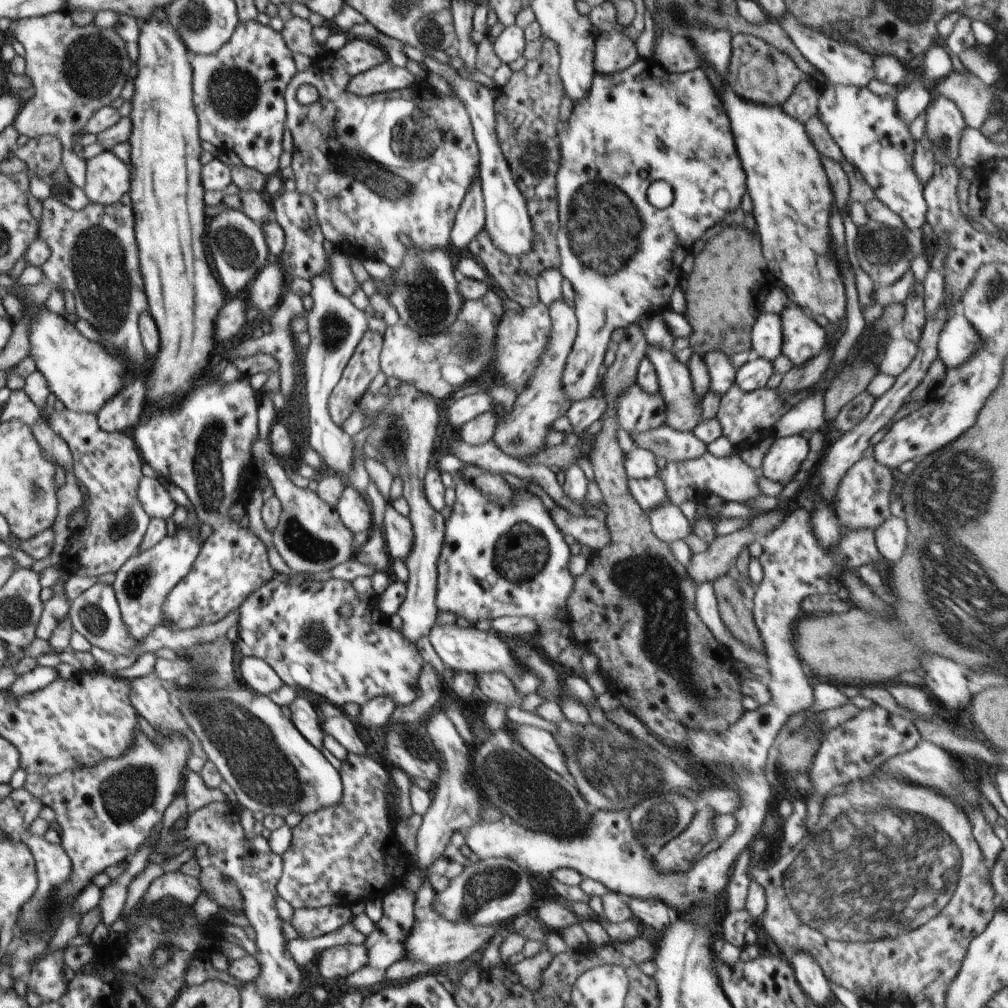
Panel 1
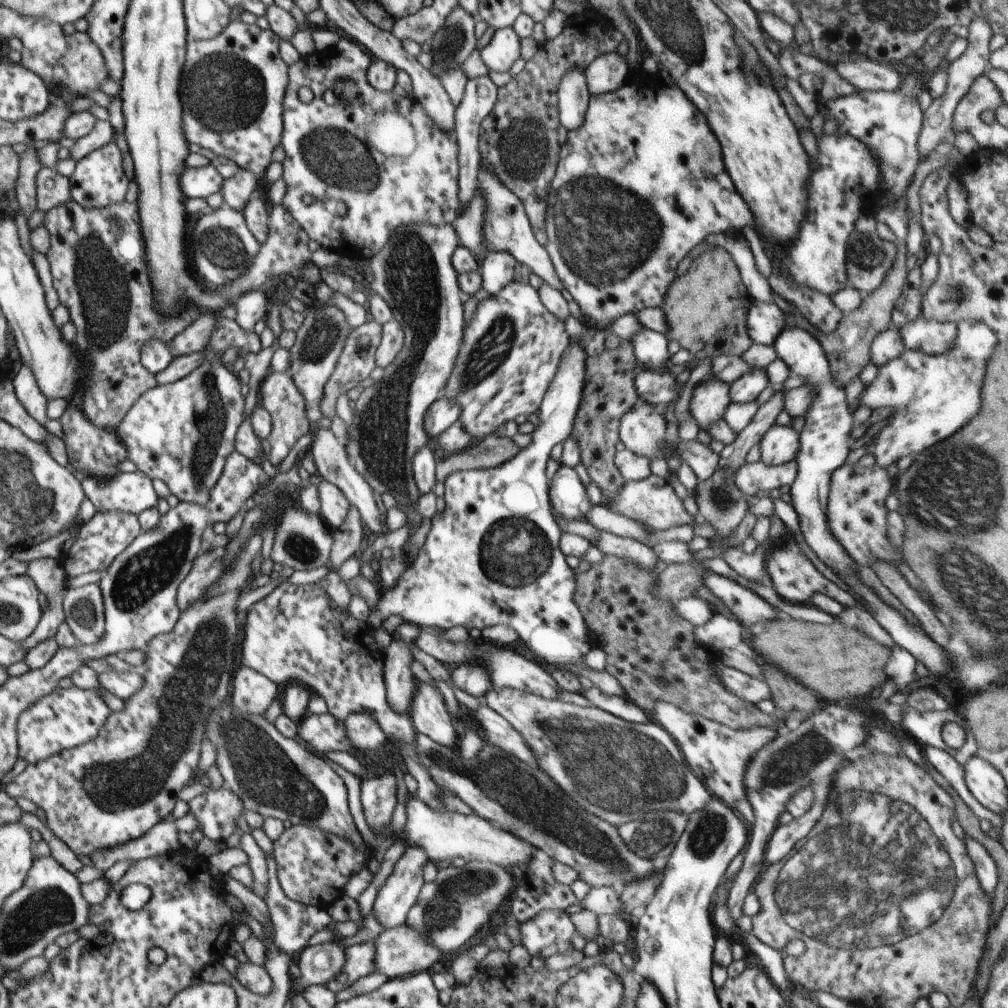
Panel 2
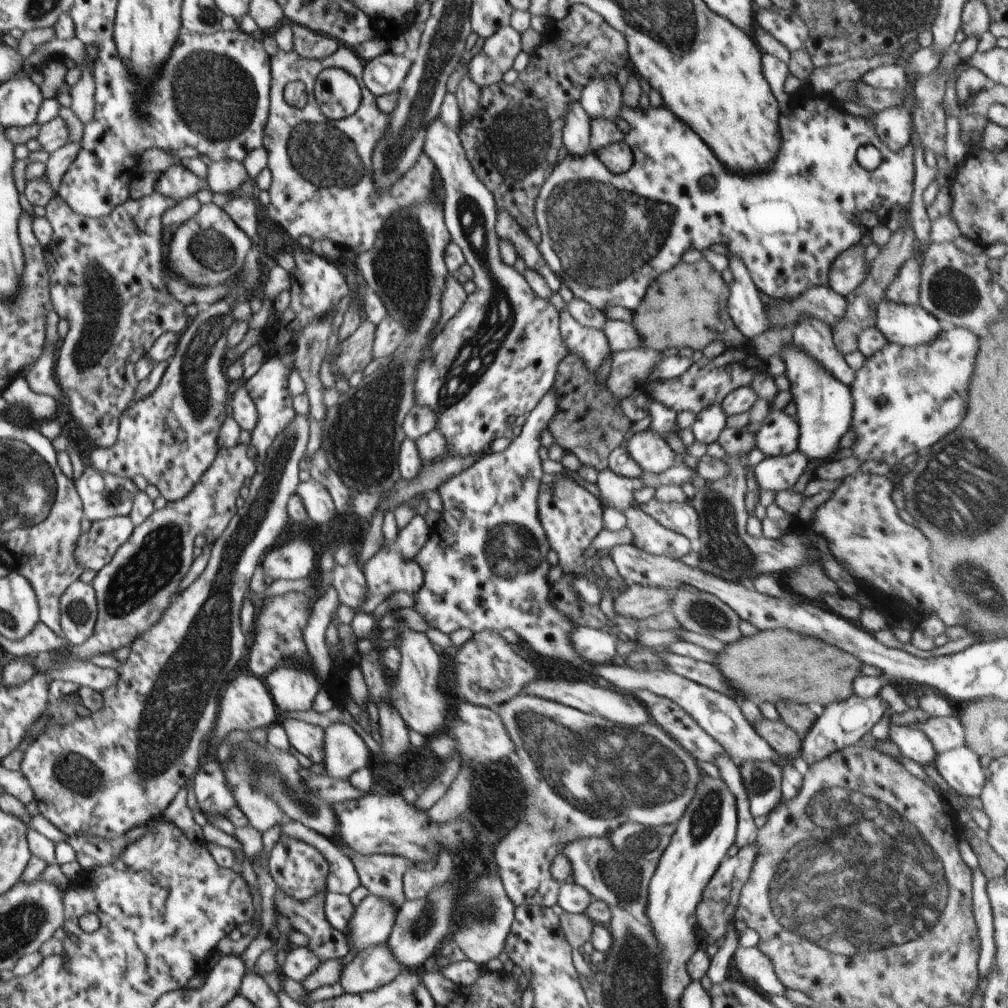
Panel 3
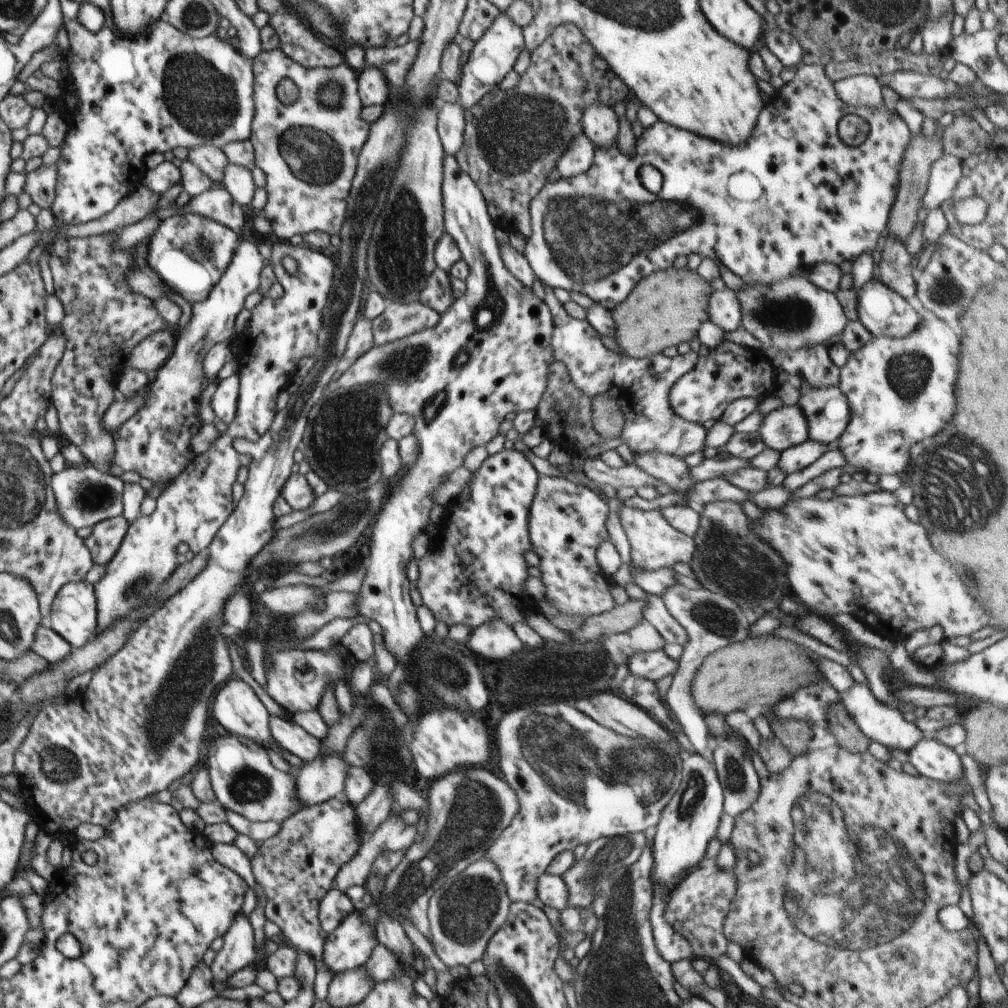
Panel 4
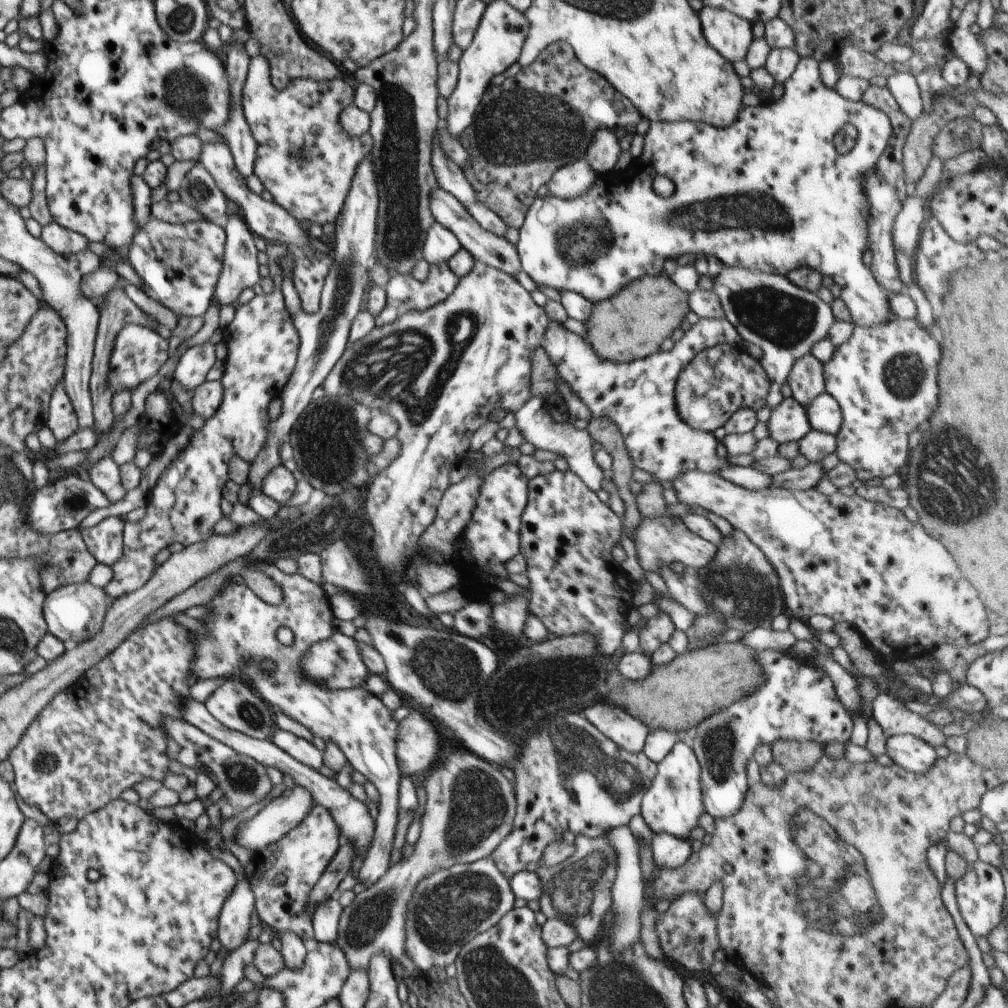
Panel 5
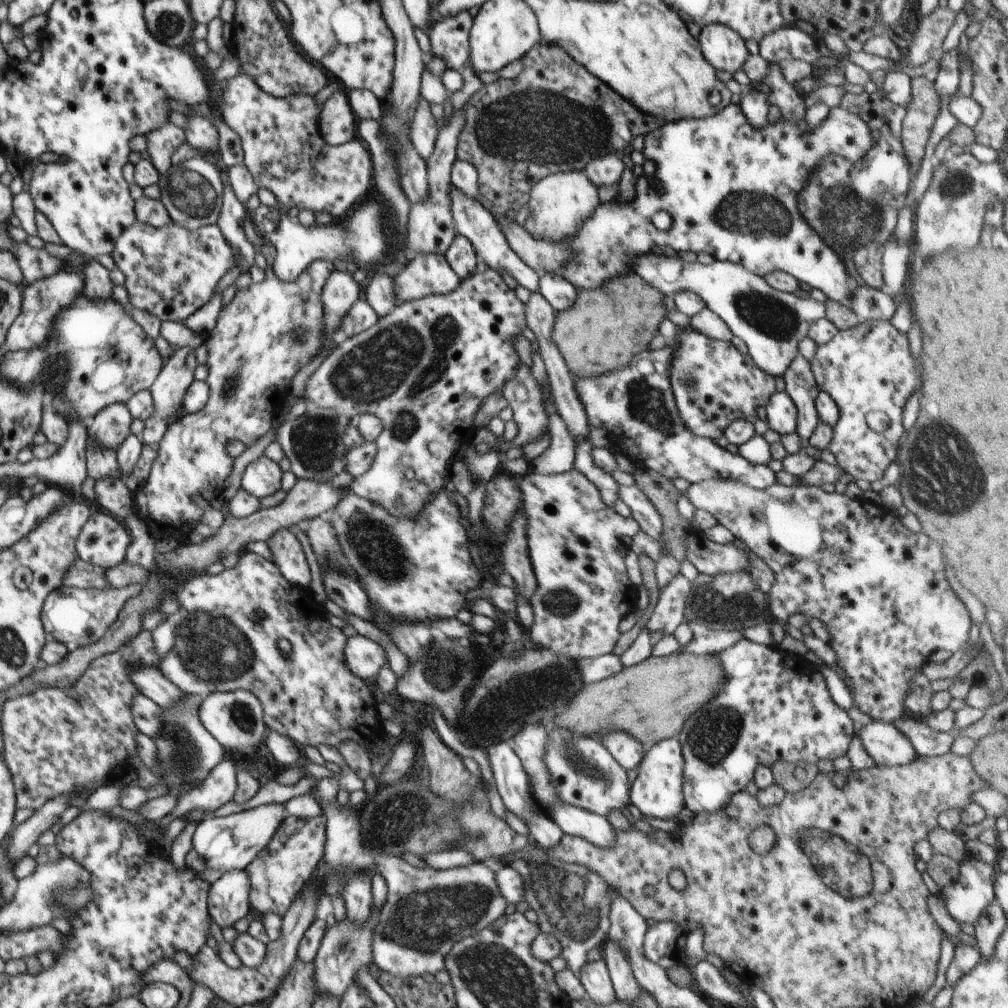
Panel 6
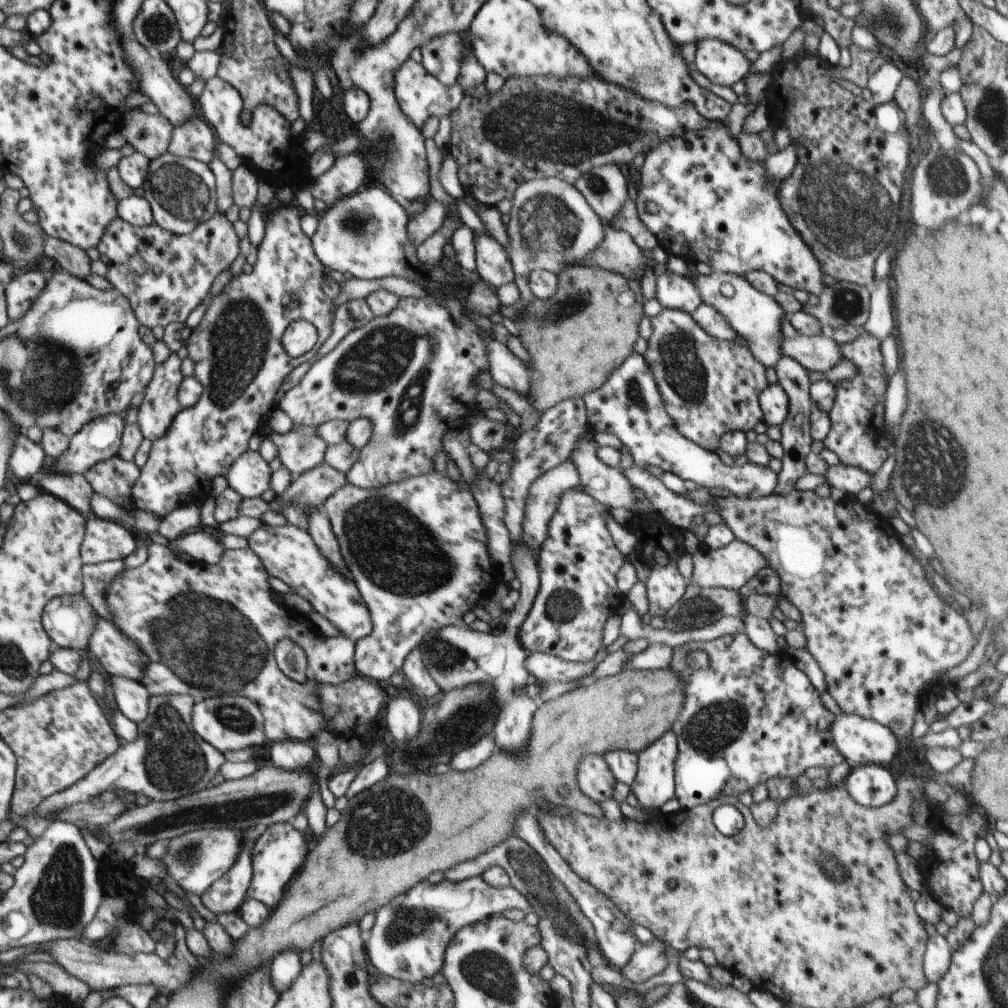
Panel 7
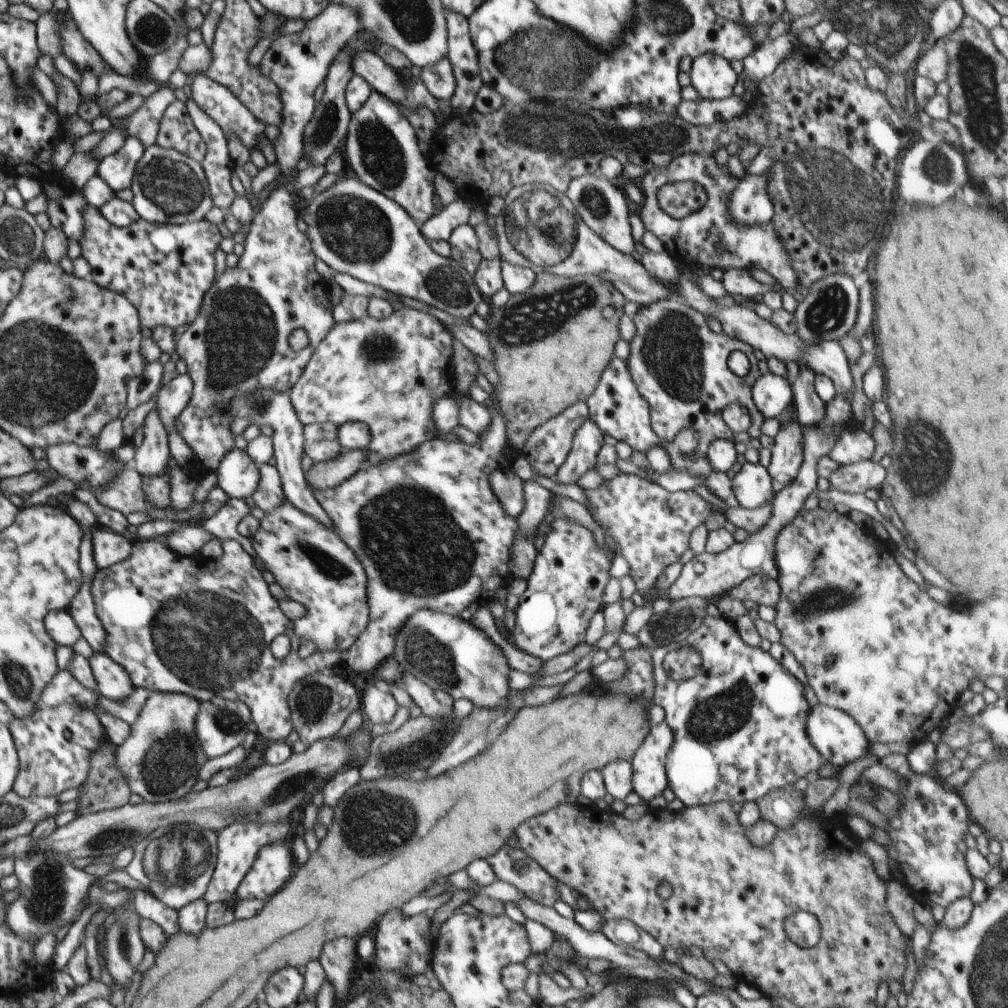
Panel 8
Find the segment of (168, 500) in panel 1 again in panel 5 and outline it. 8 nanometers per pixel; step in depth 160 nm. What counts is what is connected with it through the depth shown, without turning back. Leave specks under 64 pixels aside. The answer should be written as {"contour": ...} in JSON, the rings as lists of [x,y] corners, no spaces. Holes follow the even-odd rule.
{"contour":[[[74,473],[64,474],[60,479],[48,482],[32,496],[32,504],[26,512],[26,524],[40,534],[56,535],[58,532],[78,529],[90,512],[106,506],[111,506],[110,500],[90,480],[86,482]]]}

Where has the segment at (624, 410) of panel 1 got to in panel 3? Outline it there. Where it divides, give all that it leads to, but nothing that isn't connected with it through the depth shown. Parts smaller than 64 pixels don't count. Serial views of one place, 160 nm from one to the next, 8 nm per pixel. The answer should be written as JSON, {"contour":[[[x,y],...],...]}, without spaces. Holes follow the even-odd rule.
{"contour":[[[652,429],[636,432],[628,440],[629,455],[643,468],[644,472],[661,473],[676,464],[676,455],[663,436]]]}

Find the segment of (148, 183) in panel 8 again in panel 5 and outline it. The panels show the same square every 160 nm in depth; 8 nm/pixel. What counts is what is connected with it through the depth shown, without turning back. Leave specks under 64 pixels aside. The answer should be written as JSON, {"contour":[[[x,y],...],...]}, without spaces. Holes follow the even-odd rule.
{"contour":[[[196,163],[188,172],[180,192],[185,203],[202,214],[202,220],[226,226],[228,200],[202,164]]]}

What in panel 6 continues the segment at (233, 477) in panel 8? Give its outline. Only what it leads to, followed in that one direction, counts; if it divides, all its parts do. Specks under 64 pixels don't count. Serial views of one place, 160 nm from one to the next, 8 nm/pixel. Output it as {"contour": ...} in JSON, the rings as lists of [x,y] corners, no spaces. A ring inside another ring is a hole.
{"contour":[[[264,455],[247,466],[241,488],[259,499],[273,495],[281,489],[282,474],[278,463]]]}

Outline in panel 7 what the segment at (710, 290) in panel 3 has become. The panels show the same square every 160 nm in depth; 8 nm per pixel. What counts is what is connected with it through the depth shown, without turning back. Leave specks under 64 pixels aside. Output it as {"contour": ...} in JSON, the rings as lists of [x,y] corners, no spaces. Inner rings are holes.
{"contour":[[[570,266],[567,269],[564,268],[557,277],[559,278],[559,287],[557,288],[556,294],[549,299],[534,299],[531,304],[527,307],[527,310],[523,313],[521,318],[516,322],[517,328],[520,330],[521,336],[518,337],[523,342],[523,345],[528,349],[531,354],[532,363],[527,365],[531,372],[531,394],[526,397],[526,400],[535,406],[542,414],[544,411],[553,407],[555,404],[562,402],[564,399],[573,399],[574,397],[583,397],[586,393],[595,391],[600,388],[600,385],[604,384],[604,381],[611,375],[611,372],[618,368],[632,353],[633,348],[638,340],[638,324],[644,315],[644,294],[642,293],[642,287],[640,282],[634,279],[626,279],[621,274],[606,270],[606,269],[595,269],[592,267],[584,266]]]}

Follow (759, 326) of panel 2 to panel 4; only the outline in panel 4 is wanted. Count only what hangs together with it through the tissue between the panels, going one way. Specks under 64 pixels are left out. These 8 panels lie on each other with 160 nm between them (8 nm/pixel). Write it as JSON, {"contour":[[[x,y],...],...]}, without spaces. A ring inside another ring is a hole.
{"contour":[[[726,287],[723,291],[714,291],[709,298],[709,320],[726,332],[741,326],[741,304],[737,292]]]}

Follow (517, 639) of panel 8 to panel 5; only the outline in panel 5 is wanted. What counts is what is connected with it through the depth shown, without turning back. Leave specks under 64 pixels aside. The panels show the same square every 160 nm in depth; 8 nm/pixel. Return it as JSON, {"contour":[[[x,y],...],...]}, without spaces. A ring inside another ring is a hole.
{"contour":[[[556,469],[554,472],[550,472],[550,474],[536,476],[536,478],[532,478],[532,480],[529,480],[528,482],[528,504],[526,504],[526,509],[521,515],[519,550],[524,554],[526,563],[528,564],[526,575],[528,576],[528,579],[530,579],[529,590],[532,592],[532,598],[530,598],[531,614],[542,622],[551,636],[564,637],[576,636],[576,634],[590,634],[590,636],[594,638],[594,642],[596,642],[598,652],[604,654],[604,656],[608,656],[608,658],[617,656],[618,651],[622,648],[622,638],[627,632],[624,630],[624,625],[627,624],[627,614],[630,609],[634,608],[631,600],[628,598],[628,596],[634,591],[633,581],[619,567],[614,568],[608,566],[608,562],[606,562],[604,558],[600,558],[596,552],[614,550],[614,546],[621,541],[623,527],[622,519],[610,508],[610,506],[601,502],[597,494],[588,489],[587,485],[570,470],[567,472],[561,472]]]}

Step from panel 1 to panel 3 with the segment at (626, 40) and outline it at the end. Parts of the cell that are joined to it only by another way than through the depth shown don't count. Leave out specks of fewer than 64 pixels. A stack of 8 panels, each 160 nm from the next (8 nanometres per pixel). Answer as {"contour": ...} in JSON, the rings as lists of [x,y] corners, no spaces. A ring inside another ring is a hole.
{"contour":[[[614,75],[593,76],[581,90],[579,101],[595,119],[616,119],[622,103],[622,89]]]}

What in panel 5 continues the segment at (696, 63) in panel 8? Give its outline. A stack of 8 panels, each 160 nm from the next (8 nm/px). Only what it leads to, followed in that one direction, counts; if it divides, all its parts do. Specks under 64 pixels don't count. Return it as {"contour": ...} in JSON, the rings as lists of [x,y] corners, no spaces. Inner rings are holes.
{"contour":[[[705,6],[699,14],[702,34],[708,45],[732,64],[745,59],[753,38],[748,20],[722,8]]]}

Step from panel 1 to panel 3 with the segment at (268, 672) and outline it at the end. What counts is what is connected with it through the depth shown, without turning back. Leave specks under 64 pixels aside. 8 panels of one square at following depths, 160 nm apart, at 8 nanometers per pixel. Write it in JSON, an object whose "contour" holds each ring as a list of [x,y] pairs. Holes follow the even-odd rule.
{"contour":[[[242,673],[229,682],[220,698],[214,731],[214,743],[220,744],[234,730],[251,731],[275,724],[276,705],[265,681],[252,673]]]}

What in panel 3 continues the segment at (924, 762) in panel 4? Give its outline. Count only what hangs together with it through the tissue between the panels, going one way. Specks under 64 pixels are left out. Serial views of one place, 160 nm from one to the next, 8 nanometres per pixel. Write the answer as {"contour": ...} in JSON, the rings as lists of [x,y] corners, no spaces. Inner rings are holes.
{"contour":[[[962,744],[938,751],[933,765],[948,786],[964,798],[980,798],[988,780],[986,761]]]}

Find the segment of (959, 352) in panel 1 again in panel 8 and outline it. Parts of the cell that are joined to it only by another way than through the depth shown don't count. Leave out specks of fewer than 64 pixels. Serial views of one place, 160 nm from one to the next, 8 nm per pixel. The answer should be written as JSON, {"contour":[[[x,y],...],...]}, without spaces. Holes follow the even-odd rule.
{"contour":[[[681,154],[674,158],[664,168],[648,167],[642,183],[638,186],[643,194],[642,210],[640,217],[646,231],[652,232],[664,245],[665,252],[678,263],[696,268],[720,269],[751,269],[764,270],[774,277],[783,290],[793,292],[796,287],[796,274],[794,268],[790,268],[790,254],[780,240],[772,221],[760,226],[738,226],[730,212],[728,212],[728,200],[732,190],[740,184],[736,176],[728,174],[728,167],[718,166],[714,155]],[[677,180],[690,180],[700,184],[706,190],[707,202],[698,210],[688,214],[686,218],[676,220],[668,216],[658,205],[657,194],[662,186]]]}

